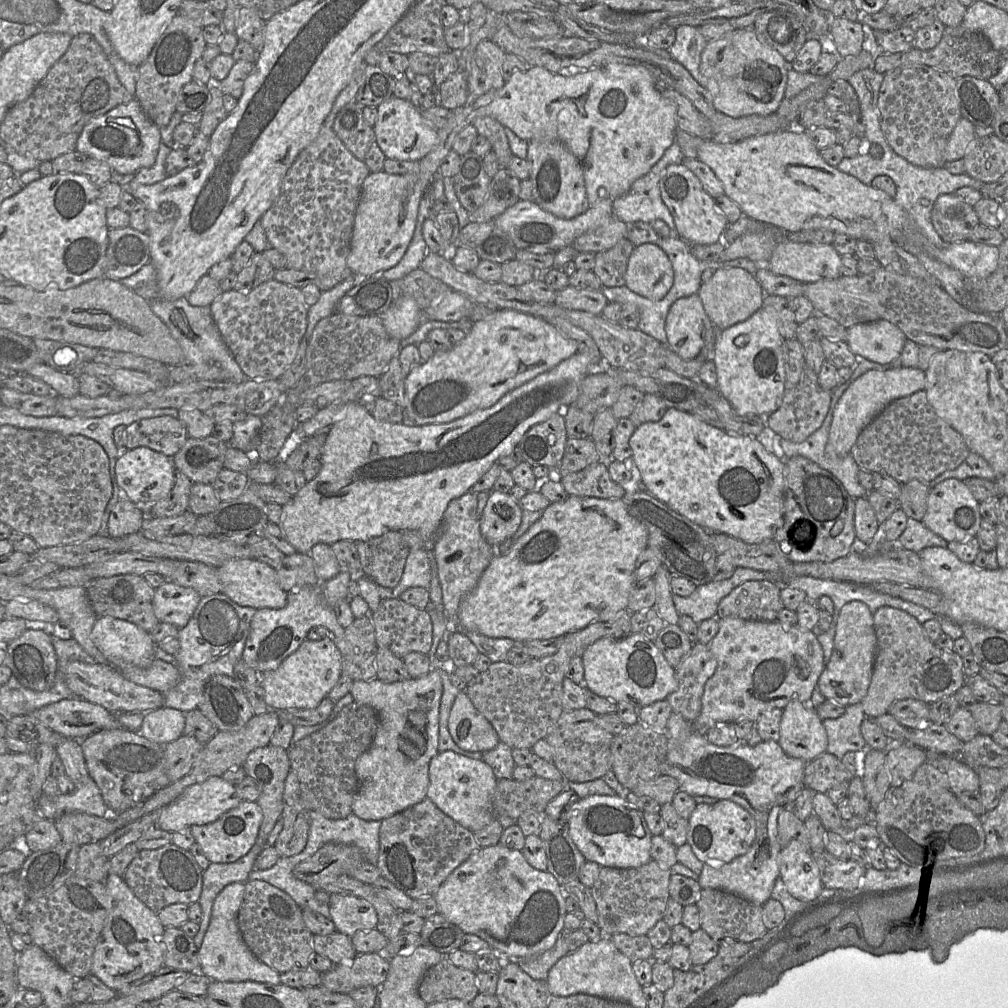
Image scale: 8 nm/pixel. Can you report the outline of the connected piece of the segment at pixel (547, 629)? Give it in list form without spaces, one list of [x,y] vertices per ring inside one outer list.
[[[569,496],[563,502],[551,503],[542,516],[522,535],[508,553],[496,555],[483,572],[475,588],[463,598],[458,612],[458,627],[491,638],[510,638],[515,641],[547,640],[565,636],[586,626],[612,619],[620,611],[627,609],[628,597],[634,581],[634,567],[638,556],[647,547],[647,530],[627,512],[625,500],[600,499],[594,497]]]

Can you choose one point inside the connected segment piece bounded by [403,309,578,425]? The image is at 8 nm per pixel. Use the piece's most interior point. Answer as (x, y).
(505, 349)

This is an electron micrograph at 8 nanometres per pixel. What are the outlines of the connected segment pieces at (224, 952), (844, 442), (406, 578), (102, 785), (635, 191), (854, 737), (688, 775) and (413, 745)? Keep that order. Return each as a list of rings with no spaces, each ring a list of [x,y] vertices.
[[[234,882],[227,885],[215,898],[207,932],[198,948],[199,971],[211,981],[281,984],[280,973],[257,959],[243,940],[238,927],[237,915],[244,894],[245,883]]]
[[[900,367],[885,371],[869,370],[862,374],[842,394],[832,415],[825,452],[830,457],[849,454],[859,434],[890,403],[925,389],[925,373],[919,368]]]
[[[424,548],[410,549],[399,584],[393,588],[377,585],[381,600],[399,598],[400,595],[412,587],[429,589],[432,579],[430,552]]]
[[[127,729],[100,730],[81,739],[89,776],[100,789],[107,807],[122,813],[149,799],[171,782],[166,774],[163,746]]]
[[[674,141],[646,175],[637,179],[626,194],[613,199],[613,216],[626,224],[661,219],[669,226],[670,236],[678,236],[674,219],[661,198],[659,181],[667,166],[681,164],[683,157]]]
[[[859,702],[845,707],[844,713],[837,719],[822,720],[827,733],[828,743],[826,752],[841,759],[848,752],[866,751],[868,749],[867,744],[860,731],[861,724],[865,718],[863,706]]]
[[[675,711],[667,721],[668,744],[659,774],[675,778],[679,790],[691,796],[709,796],[731,800],[746,809],[756,822],[756,836],[750,848],[728,863],[706,864],[698,875],[702,888],[712,888],[739,895],[763,905],[771,898],[779,877],[778,816],[805,788],[803,777],[807,765],[802,759],[787,755],[778,742],[762,741],[755,746],[744,743],[717,746],[698,732]]]
[[[439,670],[392,683],[379,678],[356,680],[350,690],[354,702],[374,708],[379,717],[370,747],[355,762],[358,789],[352,812],[363,820],[383,820],[427,798],[429,764],[439,753],[439,711],[443,683]]]

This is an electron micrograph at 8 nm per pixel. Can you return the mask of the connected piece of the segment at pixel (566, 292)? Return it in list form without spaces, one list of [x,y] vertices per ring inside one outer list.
[[[568,286],[557,292],[554,303],[566,309],[600,315],[609,300],[601,290],[585,290]]]

